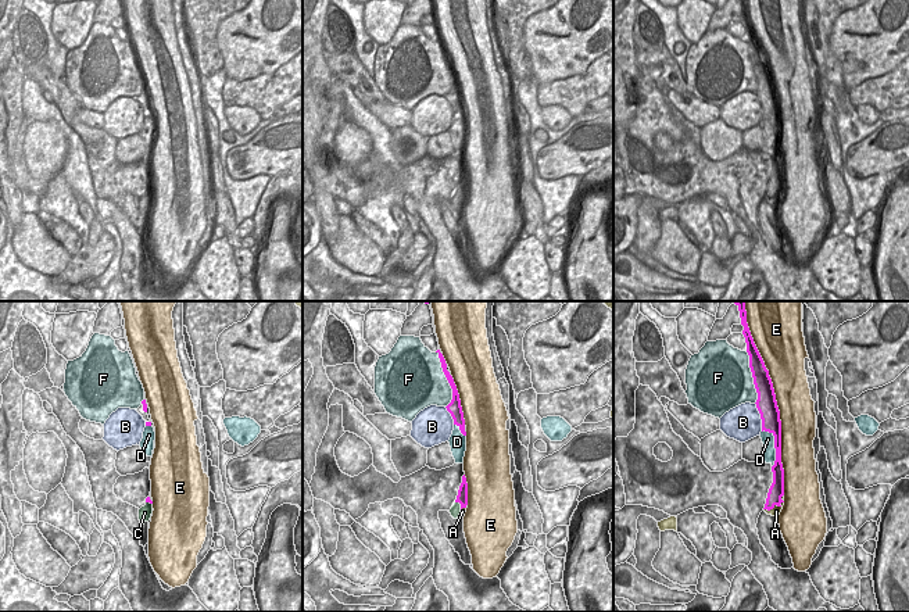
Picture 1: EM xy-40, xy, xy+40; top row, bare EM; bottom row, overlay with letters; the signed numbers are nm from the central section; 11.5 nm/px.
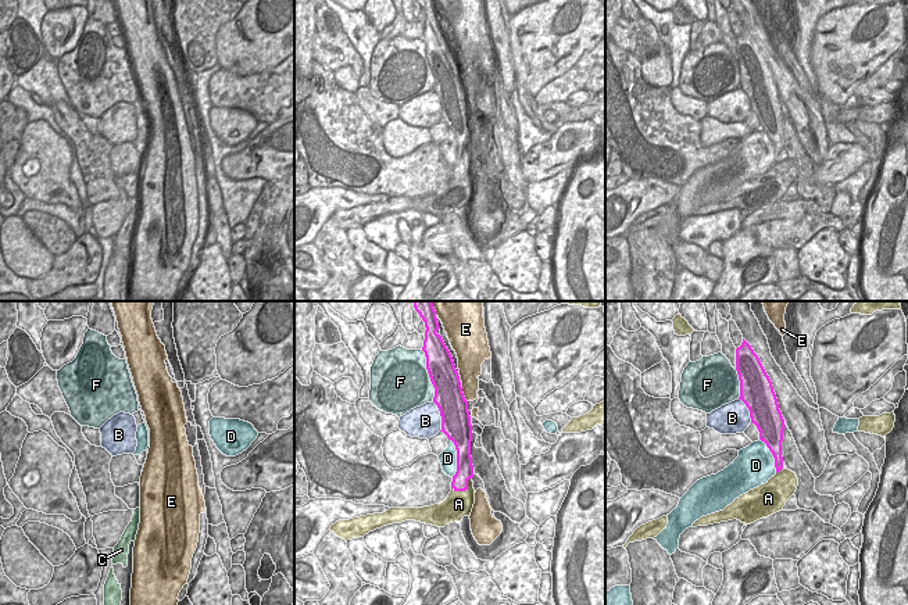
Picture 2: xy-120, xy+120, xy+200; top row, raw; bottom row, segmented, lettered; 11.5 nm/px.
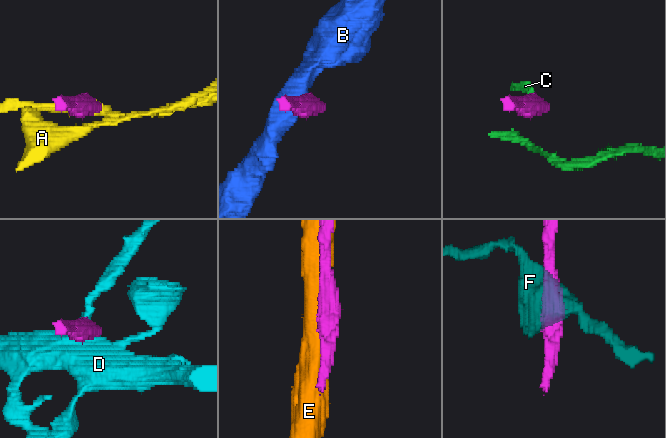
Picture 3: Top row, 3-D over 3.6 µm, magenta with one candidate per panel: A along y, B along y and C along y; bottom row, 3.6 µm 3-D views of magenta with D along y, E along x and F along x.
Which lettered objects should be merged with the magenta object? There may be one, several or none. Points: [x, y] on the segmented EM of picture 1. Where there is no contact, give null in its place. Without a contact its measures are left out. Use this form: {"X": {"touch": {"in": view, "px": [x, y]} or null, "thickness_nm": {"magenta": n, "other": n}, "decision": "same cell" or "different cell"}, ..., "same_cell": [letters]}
{"A": {"touch": {"in": "xy+40", "px": [776, 504]}, "thickness_nm": {"magenta": 180, "other": 100}, "decision": "different cell"}, "B": {"touch": {"in": "xy+40", "px": [761, 417]}, "thickness_nm": {"magenta": 240, "other": 400}, "decision": "different cell"}, "C": {"touch": {"in": "xy", "px": [460, 503]}, "thickness_nm": {"magenta": 130, "other": 130}, "decision": "same cell"}, "D": {"touch": {"in": "xy+40", "px": [775, 447]}, "thickness_nm": {"magenta": 160, "other": 160}, "decision": "different cell"}, "E": {"touch": {"in": "xy+40", "px": [775, 398]}, "thickness_nm": {"magenta": 240, "other": 420}, "decision": "different cell"}, "F": {"touch": {"in": "xy", "px": [447, 379]}, "thickness_nm": {"magenta": 100, "other": 480}, "decision": "different cell"}, "same_cell": ["C"]}

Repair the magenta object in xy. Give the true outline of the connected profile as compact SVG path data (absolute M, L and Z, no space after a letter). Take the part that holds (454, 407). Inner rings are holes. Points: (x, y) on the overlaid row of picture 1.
M437 350L436 352L439 354L443 372L444 372L444 375L445 375L445 377L447 377L447 380L448 380L451 389L452 389L452 400L445 408L451 414L451 416L454 419L454 425L457 425L459 427L461 433L464 436L466 436L465 419L464 419L464 412L462 412L461 400L459 400L459 394L458 394L457 386L454 383L452 376L447 371L447 364L445 364L445 359L444 359L443 354L440 352L440 350Z

